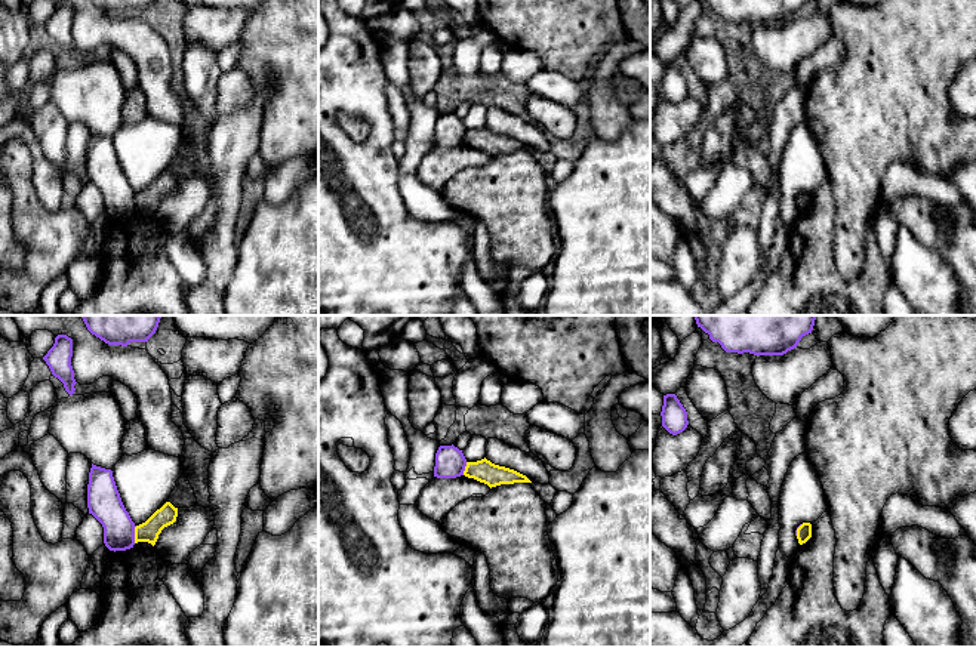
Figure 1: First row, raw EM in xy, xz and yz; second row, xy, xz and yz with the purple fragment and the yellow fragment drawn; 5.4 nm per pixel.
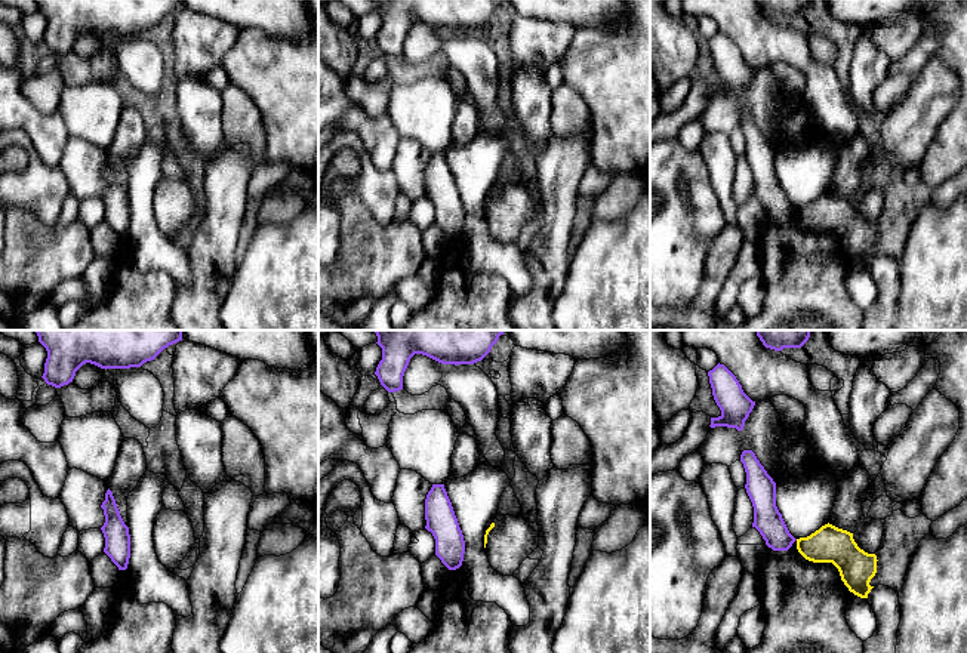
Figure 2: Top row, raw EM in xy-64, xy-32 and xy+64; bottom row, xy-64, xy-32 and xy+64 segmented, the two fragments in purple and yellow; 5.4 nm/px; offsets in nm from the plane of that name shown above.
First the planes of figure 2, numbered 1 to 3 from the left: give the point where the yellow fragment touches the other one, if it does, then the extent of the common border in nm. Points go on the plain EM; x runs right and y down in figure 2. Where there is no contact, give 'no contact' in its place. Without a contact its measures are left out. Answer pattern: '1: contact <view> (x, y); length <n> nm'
1: no contact
2: no contact
3: no contact

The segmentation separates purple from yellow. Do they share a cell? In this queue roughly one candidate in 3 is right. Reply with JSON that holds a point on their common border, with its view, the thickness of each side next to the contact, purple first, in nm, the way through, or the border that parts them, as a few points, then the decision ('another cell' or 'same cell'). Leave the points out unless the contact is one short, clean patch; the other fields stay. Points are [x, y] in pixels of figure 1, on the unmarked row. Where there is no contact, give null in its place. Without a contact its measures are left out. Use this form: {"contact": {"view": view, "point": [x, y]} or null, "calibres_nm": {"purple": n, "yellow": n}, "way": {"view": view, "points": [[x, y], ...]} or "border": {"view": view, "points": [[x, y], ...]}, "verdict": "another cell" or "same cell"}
{"contact": {"view": "xy", "point": [134, 203]}, "calibres_nm": {"purple": 190, "yellow": 110}, "verdict": "another cell"}

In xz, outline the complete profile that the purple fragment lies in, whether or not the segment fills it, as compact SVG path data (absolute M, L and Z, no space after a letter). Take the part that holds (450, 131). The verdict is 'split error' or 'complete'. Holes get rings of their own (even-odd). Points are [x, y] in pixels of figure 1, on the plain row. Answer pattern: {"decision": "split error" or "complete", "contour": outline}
{"decision": "complete", "contour": "M440 114L435 121L434 145L456 147L464 144L467 127L458 115Z"}

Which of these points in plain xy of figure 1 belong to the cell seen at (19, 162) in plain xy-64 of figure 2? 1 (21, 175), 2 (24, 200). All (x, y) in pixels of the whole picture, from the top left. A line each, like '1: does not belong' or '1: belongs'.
1: belongs
2: belongs

